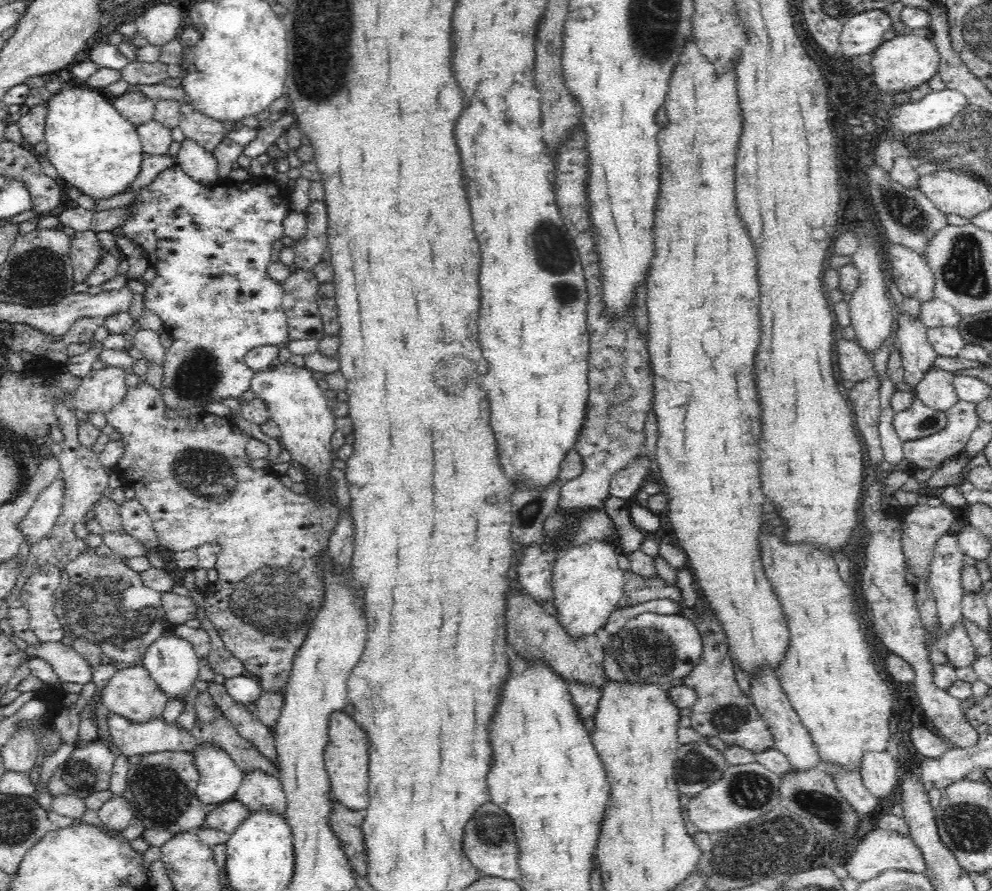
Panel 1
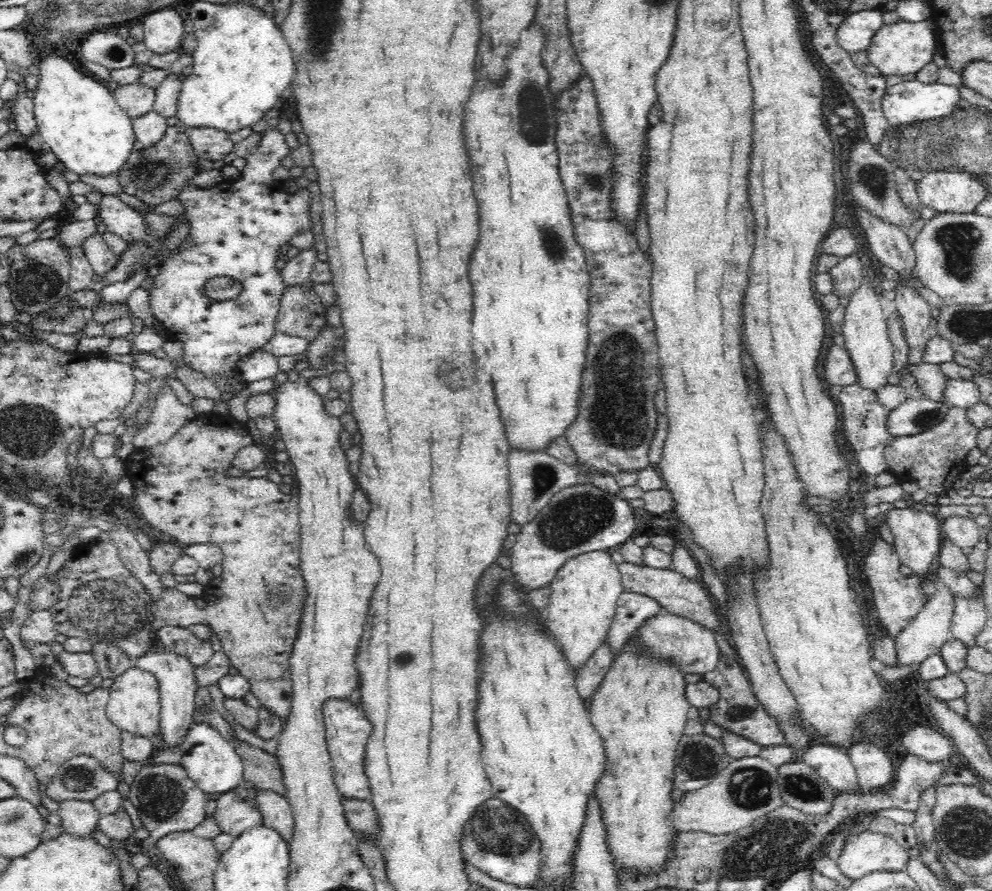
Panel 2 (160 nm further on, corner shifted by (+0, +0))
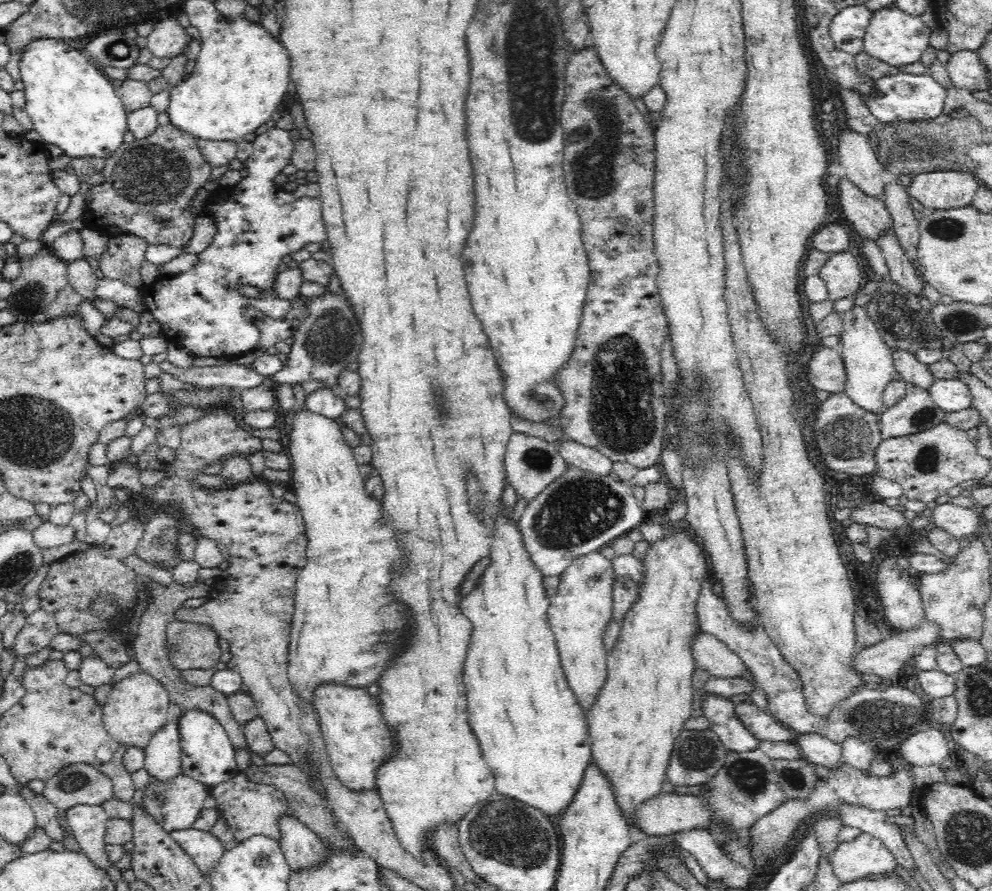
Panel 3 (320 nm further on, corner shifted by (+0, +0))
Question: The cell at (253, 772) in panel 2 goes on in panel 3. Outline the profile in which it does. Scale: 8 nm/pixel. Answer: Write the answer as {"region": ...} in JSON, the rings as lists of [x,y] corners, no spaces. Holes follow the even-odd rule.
{"region":[[[252,764],[246,768],[244,775],[248,776],[250,781],[255,783],[266,783],[276,788],[282,789],[286,799],[288,799],[288,805],[290,805],[290,813],[298,820],[302,821],[310,830],[313,830],[319,835],[320,840],[324,843],[324,846],[328,847],[346,847],[346,849],[358,849],[358,845],[351,840],[348,831],[334,820],[332,812],[328,809],[325,801],[319,798],[318,794],[315,794],[314,790],[311,790],[309,784],[305,782],[305,778],[301,776],[301,772],[295,768],[294,764],[286,764],[284,766],[271,766],[266,764],[265,766],[255,766]]]}

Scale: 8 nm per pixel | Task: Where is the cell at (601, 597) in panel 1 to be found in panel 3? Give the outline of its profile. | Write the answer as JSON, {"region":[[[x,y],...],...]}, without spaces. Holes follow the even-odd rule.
{"region":[[[590,552],[590,554],[576,558],[564,569],[559,576],[559,587],[557,593],[549,599],[551,604],[547,610],[550,629],[556,637],[561,665],[565,672],[567,683],[573,689],[578,702],[585,711],[590,710],[594,704],[595,694],[602,688],[606,680],[607,655],[604,647],[603,637],[605,630],[613,620],[613,584],[615,571],[610,560],[602,556],[601,552]]]}

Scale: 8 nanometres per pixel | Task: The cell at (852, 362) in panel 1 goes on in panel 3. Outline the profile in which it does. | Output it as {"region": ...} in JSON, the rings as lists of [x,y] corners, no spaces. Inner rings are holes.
{"region":[[[814,348],[806,370],[806,380],[816,388],[834,394],[844,390],[846,373],[843,357],[837,348]]]}

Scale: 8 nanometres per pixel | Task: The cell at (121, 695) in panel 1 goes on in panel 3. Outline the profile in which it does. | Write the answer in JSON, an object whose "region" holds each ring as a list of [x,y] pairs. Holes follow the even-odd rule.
{"region":[[[141,669],[112,686],[103,705],[103,723],[106,732],[125,745],[145,749],[150,739],[168,722],[171,710],[169,692],[161,681],[152,674]]]}

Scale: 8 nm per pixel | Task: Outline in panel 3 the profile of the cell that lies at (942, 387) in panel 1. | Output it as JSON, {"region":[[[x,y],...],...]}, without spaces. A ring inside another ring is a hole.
{"region":[[[892,347],[891,352],[895,372],[902,376],[901,379],[909,384],[914,384],[916,387],[928,390],[936,378],[933,377],[933,373],[929,371],[927,365],[918,362],[916,355],[906,350]]]}

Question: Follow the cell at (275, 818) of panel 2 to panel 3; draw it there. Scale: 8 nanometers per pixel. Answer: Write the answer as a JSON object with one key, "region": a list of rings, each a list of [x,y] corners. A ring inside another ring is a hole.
{"region":[[[280,813],[277,817],[277,826],[281,849],[292,871],[319,865],[325,861],[324,843],[319,835],[302,821],[292,815]]]}

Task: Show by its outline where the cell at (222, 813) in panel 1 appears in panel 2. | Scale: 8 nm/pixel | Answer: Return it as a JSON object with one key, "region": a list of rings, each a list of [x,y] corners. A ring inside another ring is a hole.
{"region":[[[239,784],[227,793],[214,796],[217,805],[213,816],[221,832],[236,837],[248,828],[262,825],[262,813],[255,804],[254,795],[255,789]]]}

